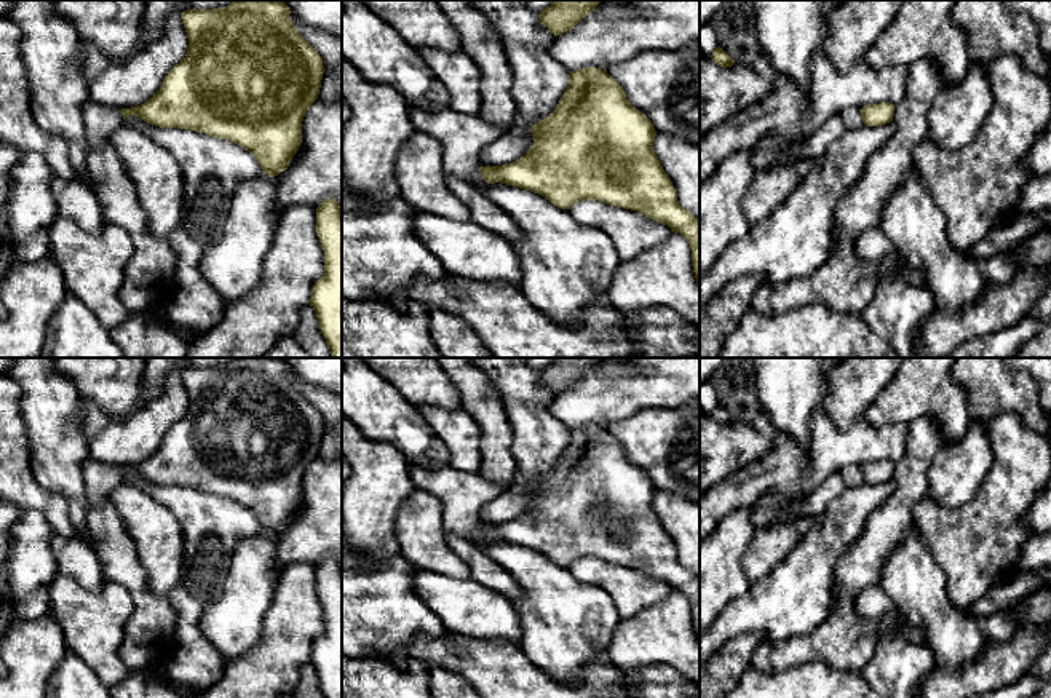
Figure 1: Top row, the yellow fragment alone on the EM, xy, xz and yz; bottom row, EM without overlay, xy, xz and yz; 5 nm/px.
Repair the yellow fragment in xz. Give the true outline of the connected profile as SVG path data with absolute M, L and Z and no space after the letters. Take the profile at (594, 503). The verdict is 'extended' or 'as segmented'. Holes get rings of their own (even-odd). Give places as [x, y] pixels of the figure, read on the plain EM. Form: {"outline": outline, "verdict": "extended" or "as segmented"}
{"outline": "M585 425L570 430L569 444L556 468L532 484L533 503L522 516L502 524L479 521L481 508L508 490L503 482L487 481L481 473L457 471L449 465L407 465L407 471L415 490L428 492L441 502L446 533L458 533L473 541L482 535L489 541L514 543L545 554L561 567L583 557L599 557L668 583L671 589L687 596L700 644L700 577L677 559L676 546L653 508L656 489L652 479L631 463L620 441L607 428Z", "verdict": "extended"}

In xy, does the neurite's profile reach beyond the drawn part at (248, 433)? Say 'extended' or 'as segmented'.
extended

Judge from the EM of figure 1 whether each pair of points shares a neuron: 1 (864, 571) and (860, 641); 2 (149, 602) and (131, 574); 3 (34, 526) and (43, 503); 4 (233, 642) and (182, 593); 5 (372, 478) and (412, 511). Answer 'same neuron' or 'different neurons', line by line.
1: same neuron
2: same neuron
3: different neurons
4: different neurons
5: different neurons

